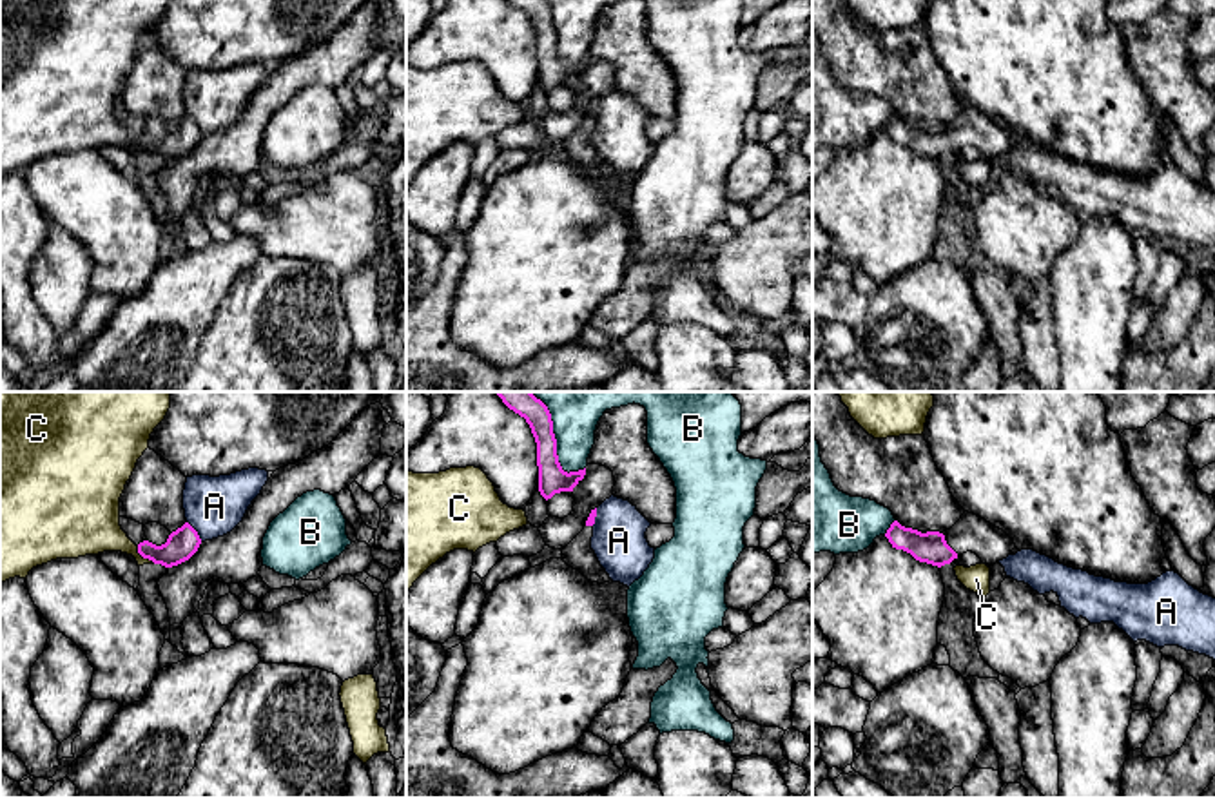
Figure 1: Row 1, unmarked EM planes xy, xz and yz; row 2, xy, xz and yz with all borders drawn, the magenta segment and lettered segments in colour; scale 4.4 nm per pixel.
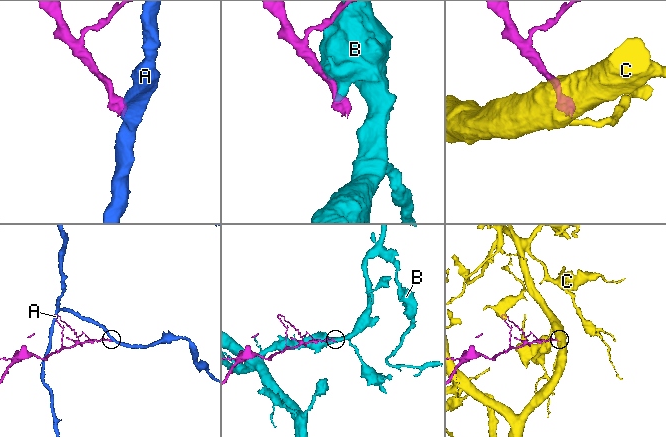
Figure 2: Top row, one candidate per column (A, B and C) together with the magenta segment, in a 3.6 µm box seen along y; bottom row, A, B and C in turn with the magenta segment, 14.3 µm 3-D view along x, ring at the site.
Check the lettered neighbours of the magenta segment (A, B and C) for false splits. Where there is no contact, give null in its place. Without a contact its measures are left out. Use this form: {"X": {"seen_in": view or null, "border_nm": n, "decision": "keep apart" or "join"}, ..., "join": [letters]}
{"A": {"seen_in": "xy", "border_nm": 120, "decision": "keep apart"}, "B": {"seen_in": "xz", "border_nm": 340, "decision": "keep apart"}, "C": {"seen_in": "xy", "border_nm": 120, "decision": "keep apart"}, "join": []}

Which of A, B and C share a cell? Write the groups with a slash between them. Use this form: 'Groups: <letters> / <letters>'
Groups: A / B / C

